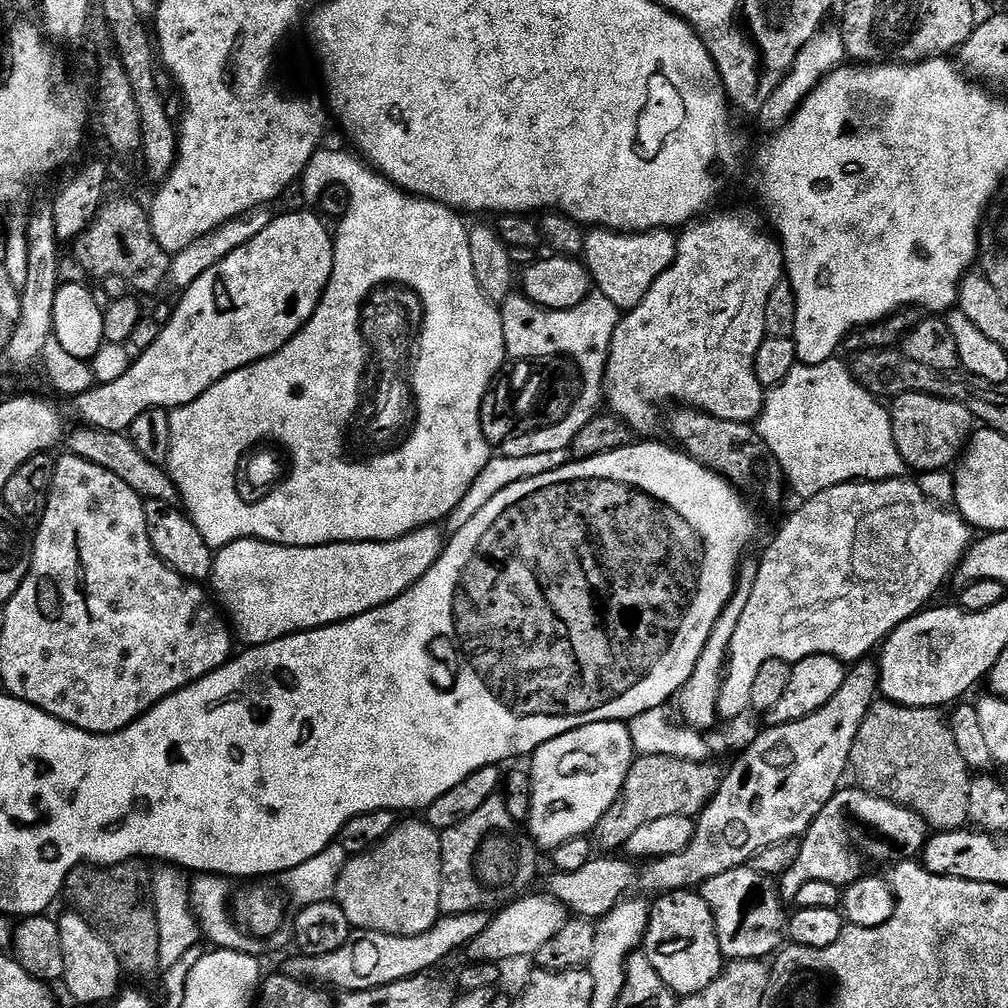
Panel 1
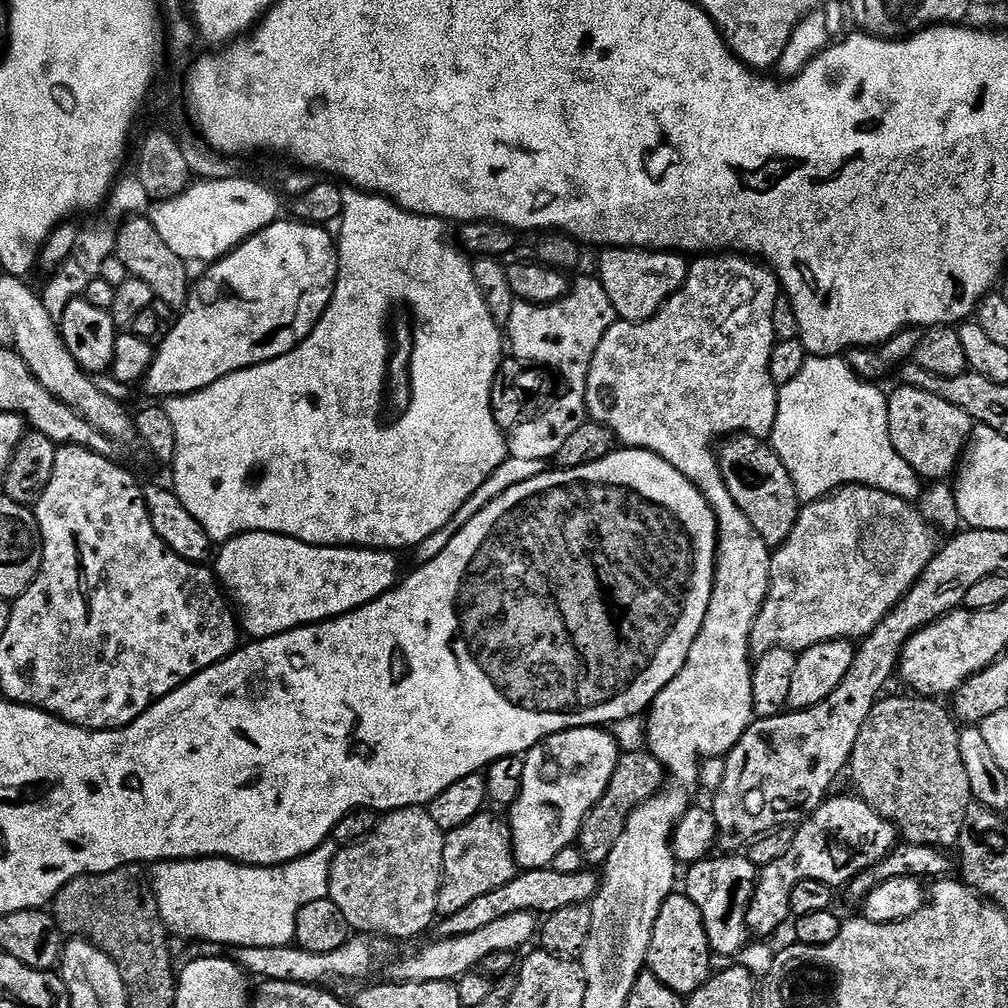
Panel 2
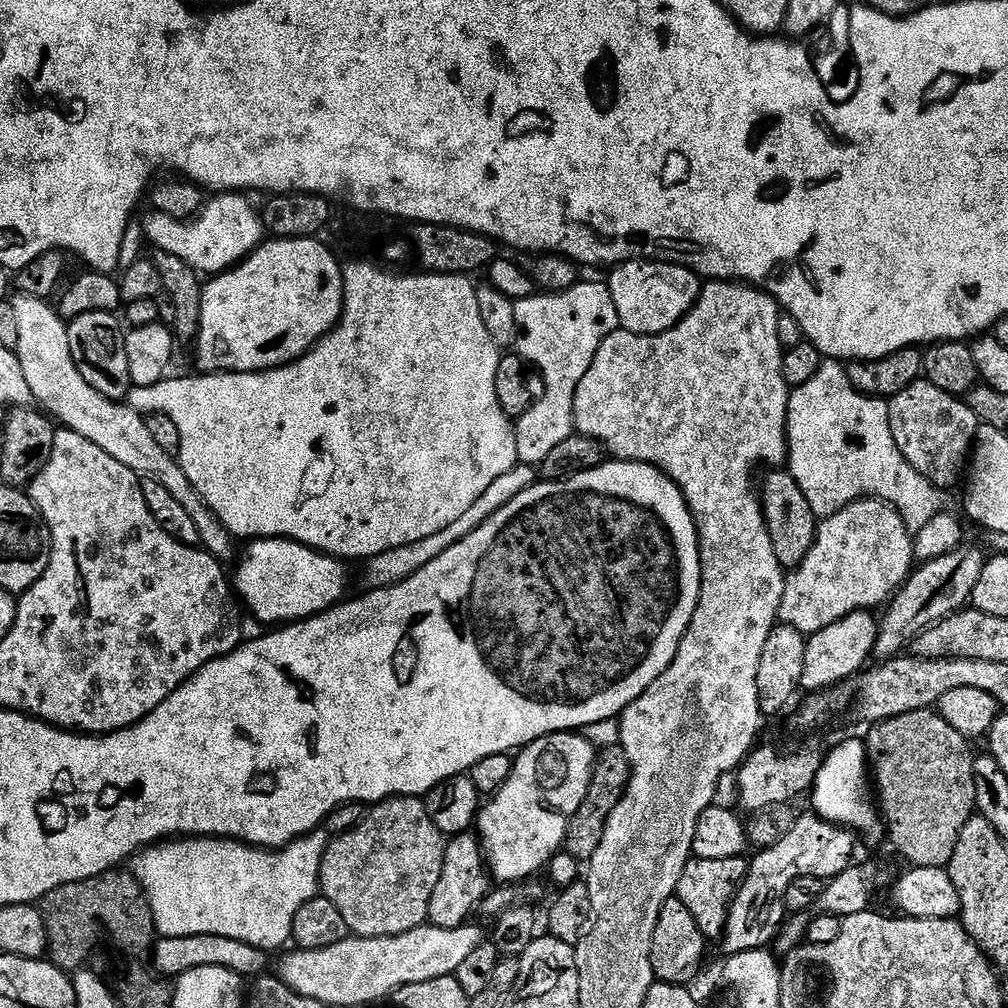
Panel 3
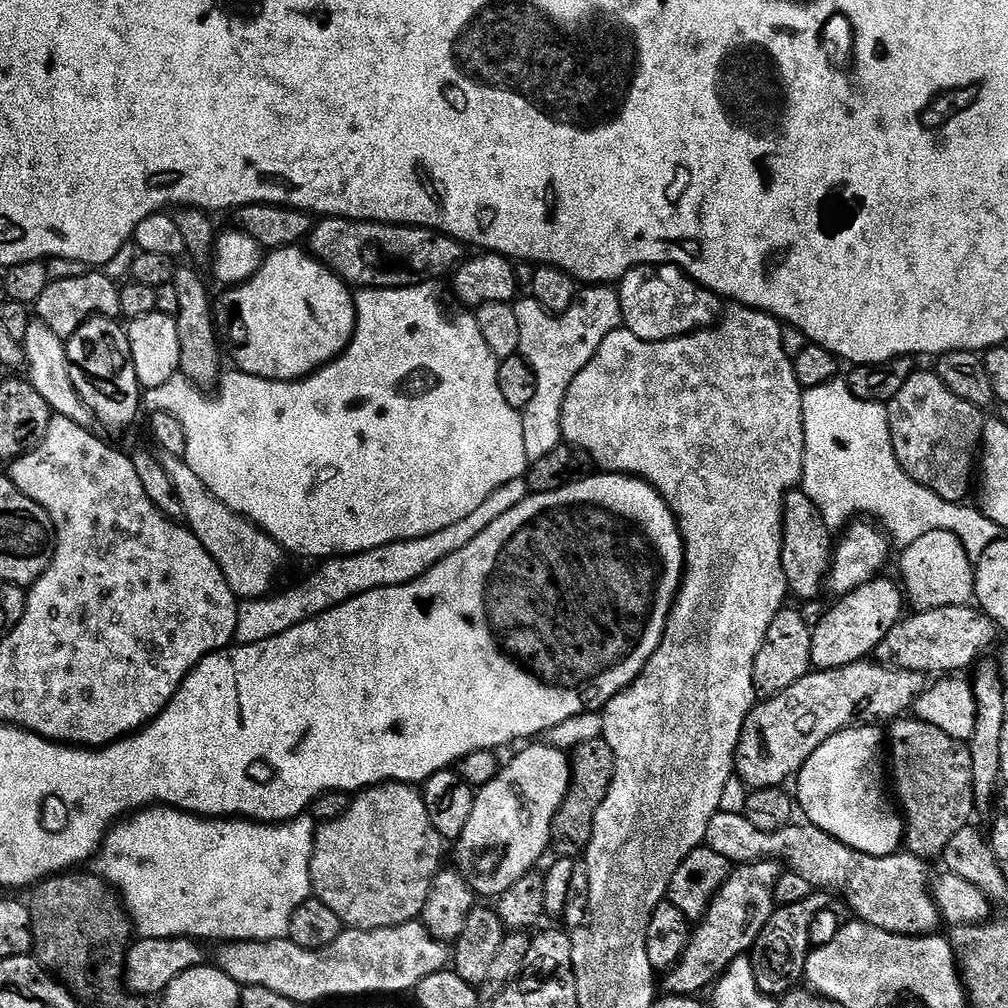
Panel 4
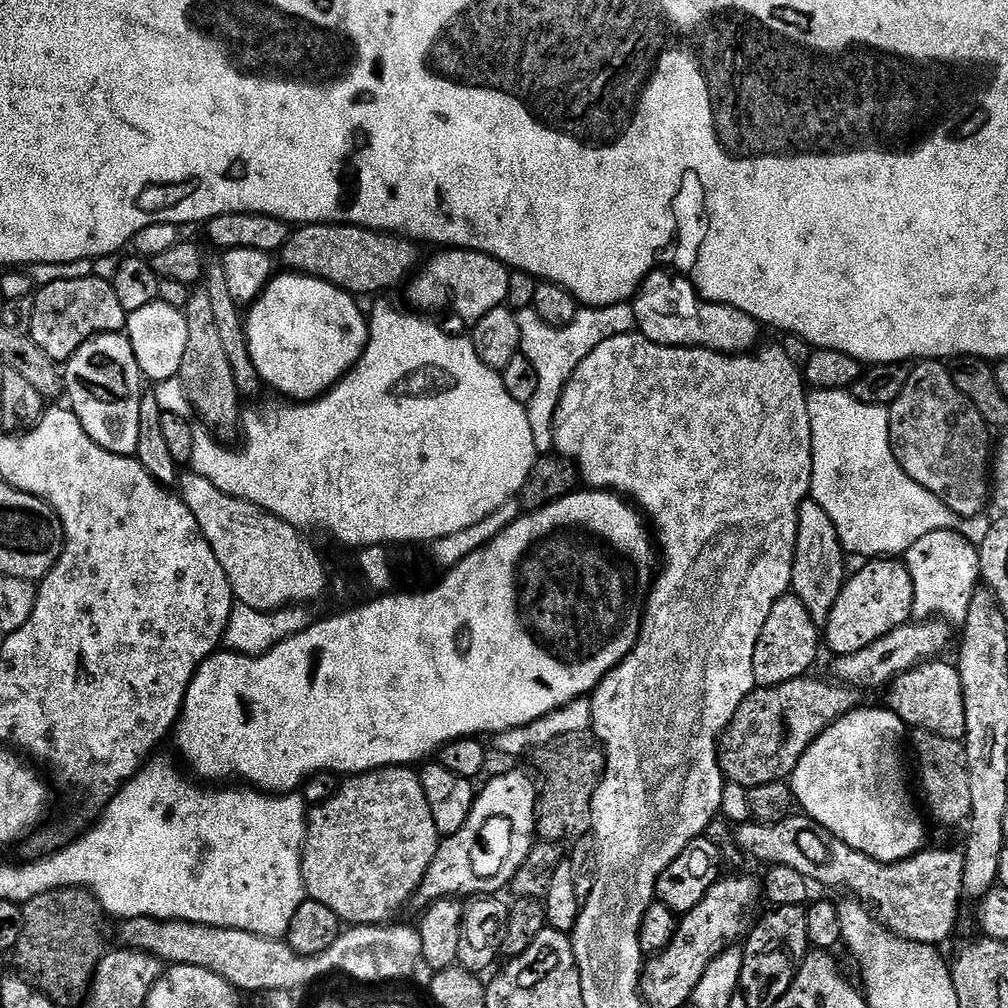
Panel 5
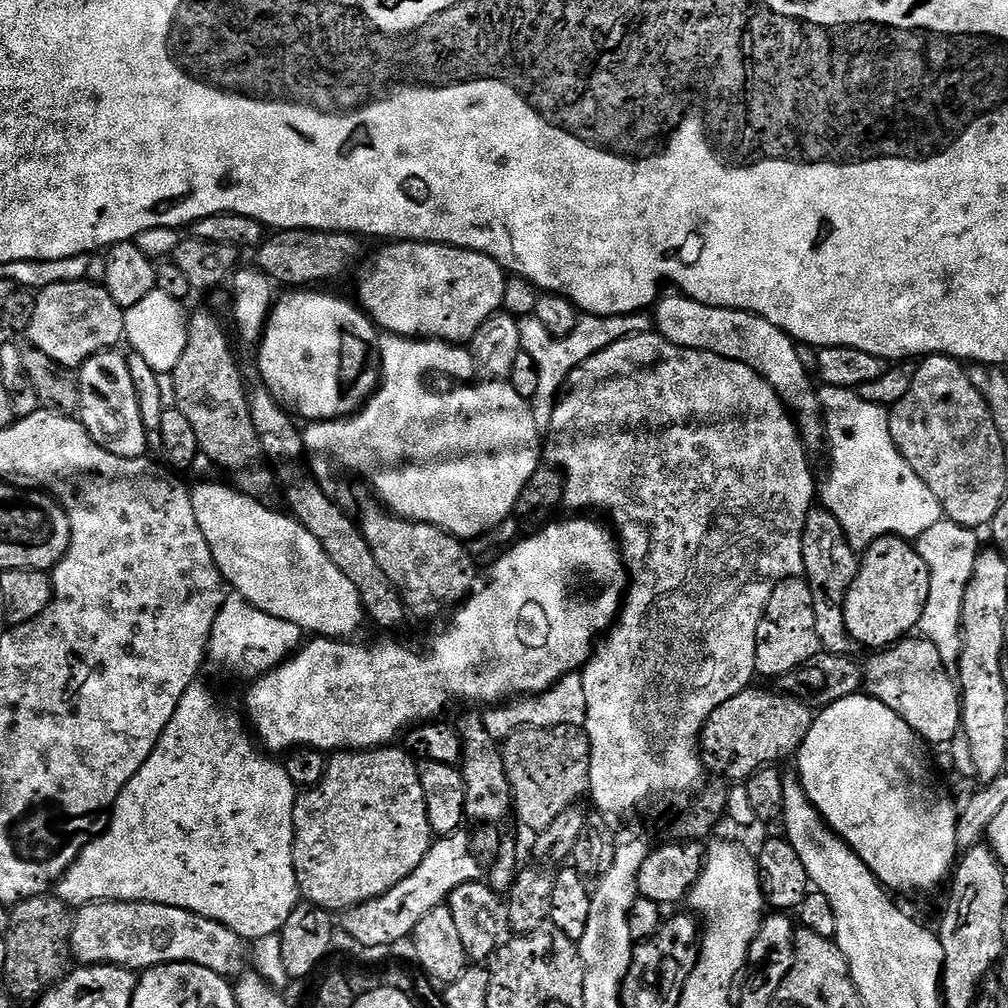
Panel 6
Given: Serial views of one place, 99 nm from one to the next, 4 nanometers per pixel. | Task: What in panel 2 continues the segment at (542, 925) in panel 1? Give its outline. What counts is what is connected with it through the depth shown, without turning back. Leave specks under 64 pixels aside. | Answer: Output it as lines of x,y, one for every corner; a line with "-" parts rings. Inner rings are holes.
530,912
510,914
510,918
501,918
499,922
487,925
485,929
476,930
471,934
464,934
460,938
437,939
434,943
424,947
418,954
394,964
390,970
391,979
395,983
406,981
455,981
464,974
473,971
492,953
519,951
531,939
535,939
538,932
537,917

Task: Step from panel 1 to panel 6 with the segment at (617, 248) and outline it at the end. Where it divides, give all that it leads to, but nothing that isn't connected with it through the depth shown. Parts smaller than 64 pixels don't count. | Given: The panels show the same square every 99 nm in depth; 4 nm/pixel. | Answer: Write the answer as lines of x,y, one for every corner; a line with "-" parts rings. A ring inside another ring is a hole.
683,294
672,295
676,296
661,295
654,305
655,331
674,346
740,360
753,368
763,380
770,382
772,389
780,395
785,408
792,413
804,447
809,450
815,450
819,444
821,447
824,425
820,411
820,393
815,387
812,389
813,377
798,358
795,349
797,341
778,330
774,322
766,322
766,318
755,316
753,312
706,306

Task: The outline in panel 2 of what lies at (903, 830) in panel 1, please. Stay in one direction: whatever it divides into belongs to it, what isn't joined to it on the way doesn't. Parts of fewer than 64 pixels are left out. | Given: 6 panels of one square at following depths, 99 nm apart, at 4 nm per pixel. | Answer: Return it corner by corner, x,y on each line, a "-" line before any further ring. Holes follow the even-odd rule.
855,794
825,800
814,815
796,828
794,846
786,850
778,862
759,869
756,893
748,907
748,927
756,938
772,938
790,920
790,890
803,880
817,880
833,886
847,886
867,868
874,867
890,855
898,845
896,827
883,820
875,810

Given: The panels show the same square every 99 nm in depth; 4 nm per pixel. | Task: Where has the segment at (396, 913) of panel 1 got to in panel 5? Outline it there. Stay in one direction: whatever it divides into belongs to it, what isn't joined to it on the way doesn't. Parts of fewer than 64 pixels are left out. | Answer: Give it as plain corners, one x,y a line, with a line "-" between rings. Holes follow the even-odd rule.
397,766
394,768
375,768
369,772
357,772
349,775
348,780
339,785
330,799
321,804
315,805
308,814
308,828
304,832
304,853
302,853
302,878
304,879
304,890
307,899
322,902
345,925
383,925
391,921
392,915
407,902
408,899
415,897
420,891
420,883
430,870
430,862
434,862
436,851
440,848
442,837
438,834
438,826
434,826
434,814
430,814
430,802
426,802
426,790
422,790
419,771
413,770
408,766

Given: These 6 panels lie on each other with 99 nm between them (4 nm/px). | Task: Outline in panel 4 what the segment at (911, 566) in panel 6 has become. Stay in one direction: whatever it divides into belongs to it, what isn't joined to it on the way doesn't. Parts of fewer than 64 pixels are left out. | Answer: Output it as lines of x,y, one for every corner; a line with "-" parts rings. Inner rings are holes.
884,579
871,580
839,597
835,601
837,604
820,621
815,621
810,642
813,669
841,668
867,660
875,653
882,638
894,630
896,623
905,615
906,596
895,579

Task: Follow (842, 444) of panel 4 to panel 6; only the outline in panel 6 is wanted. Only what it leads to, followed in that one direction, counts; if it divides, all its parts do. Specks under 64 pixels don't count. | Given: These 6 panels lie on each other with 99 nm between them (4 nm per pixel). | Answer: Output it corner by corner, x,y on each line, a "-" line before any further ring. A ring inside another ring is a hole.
824,386
819,393
832,473
822,480
818,496
823,507
838,518
849,546
867,550
883,536
901,536
915,542
930,530
930,526
945,519
942,506
938,498
934,498
930,486
910,470
910,462
906,462
898,446
894,446
894,438
890,438
889,409
883,404
866,402
859,391
850,388

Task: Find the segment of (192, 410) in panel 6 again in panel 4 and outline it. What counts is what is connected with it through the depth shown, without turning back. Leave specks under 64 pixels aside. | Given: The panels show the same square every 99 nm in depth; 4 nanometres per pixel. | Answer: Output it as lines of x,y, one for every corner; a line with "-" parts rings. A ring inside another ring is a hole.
192,266
175,269
174,289
176,288
177,308
175,317
180,343
180,372
191,384
208,390
219,381
222,375
221,341
218,339
218,320
214,315
214,296
212,300
211,294
208,293
208,284
203,278
205,277
-
216,336
218,341
216,341

